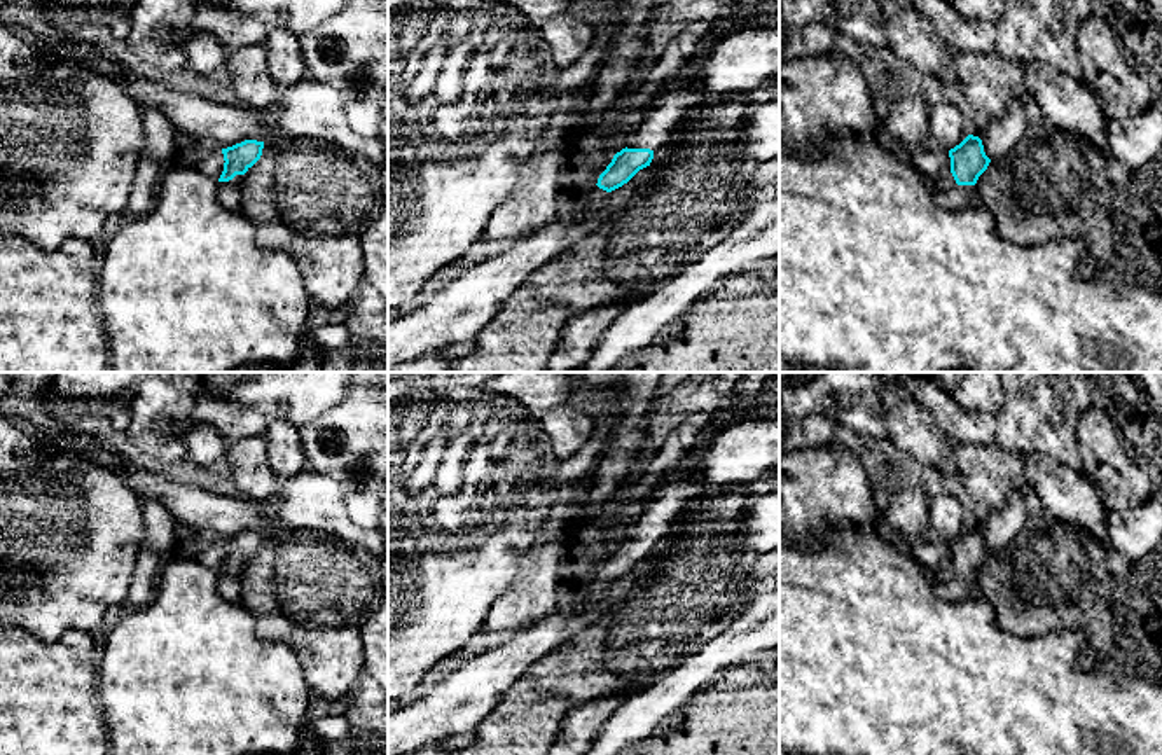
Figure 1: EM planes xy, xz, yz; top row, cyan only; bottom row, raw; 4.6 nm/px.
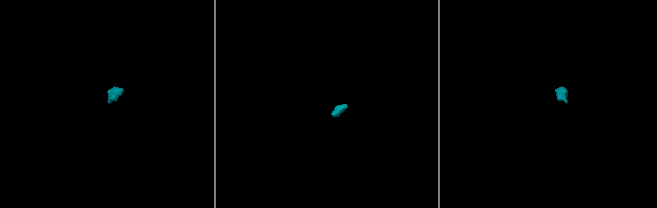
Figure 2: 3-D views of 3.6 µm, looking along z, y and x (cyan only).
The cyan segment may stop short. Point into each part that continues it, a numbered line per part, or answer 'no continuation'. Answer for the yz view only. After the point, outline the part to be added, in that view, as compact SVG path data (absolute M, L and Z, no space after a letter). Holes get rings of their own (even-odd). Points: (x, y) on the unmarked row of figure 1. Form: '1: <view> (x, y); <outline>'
1: yz (947, 586); M951 561L930 568L935 596L942 601L963 601L973 598L975 577L958 577Z

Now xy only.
1: xy (229, 584); M236 566L229 573L220 573L218 592L224 599L239 603L241 599L241 575L245 566Z

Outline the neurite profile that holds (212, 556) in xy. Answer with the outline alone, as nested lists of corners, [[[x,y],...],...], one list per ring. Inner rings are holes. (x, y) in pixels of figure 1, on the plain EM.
[[[222,540],[213,542],[210,545],[199,547],[197,554],[194,556],[201,565],[211,568],[211,570],[220,570],[224,563],[224,545]]]

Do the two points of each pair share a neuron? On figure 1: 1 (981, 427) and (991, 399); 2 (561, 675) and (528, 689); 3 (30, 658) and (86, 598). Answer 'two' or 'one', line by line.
1: two
2: one
3: two

